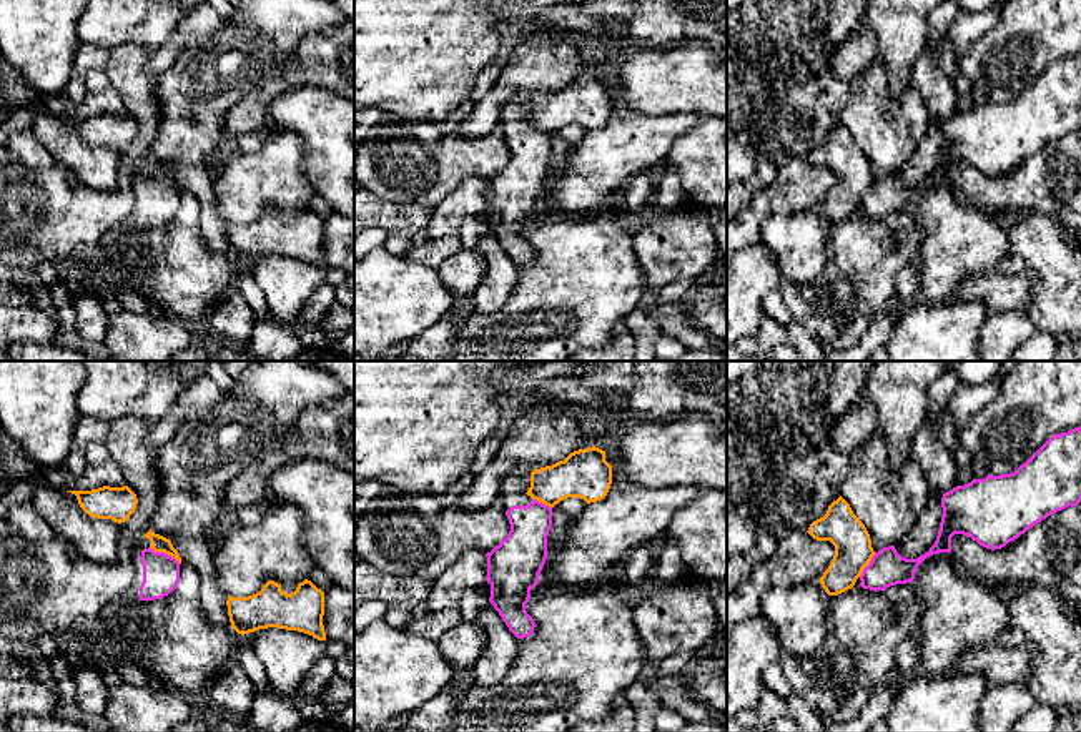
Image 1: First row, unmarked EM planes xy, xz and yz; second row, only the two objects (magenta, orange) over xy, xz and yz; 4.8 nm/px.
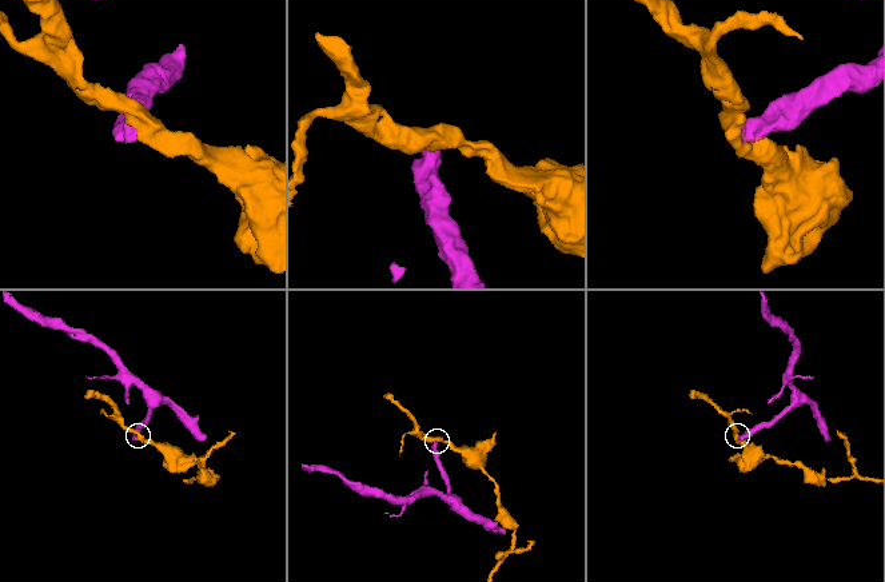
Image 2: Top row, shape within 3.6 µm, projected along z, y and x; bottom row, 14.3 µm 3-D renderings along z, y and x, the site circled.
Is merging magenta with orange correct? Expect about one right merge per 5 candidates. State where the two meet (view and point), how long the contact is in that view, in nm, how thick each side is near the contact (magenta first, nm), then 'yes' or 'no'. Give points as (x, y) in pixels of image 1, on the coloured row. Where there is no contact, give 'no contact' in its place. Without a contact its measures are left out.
contact xy (163, 553); length 180 nm; calibres 180 and 80 nm; no

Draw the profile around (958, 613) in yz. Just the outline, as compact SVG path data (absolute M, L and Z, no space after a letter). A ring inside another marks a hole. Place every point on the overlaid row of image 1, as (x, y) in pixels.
M950 552L926 557L913 586L921 597L920 672L946 675L970 647L995 642L1009 631L1003 594L973 577L956 574Z

